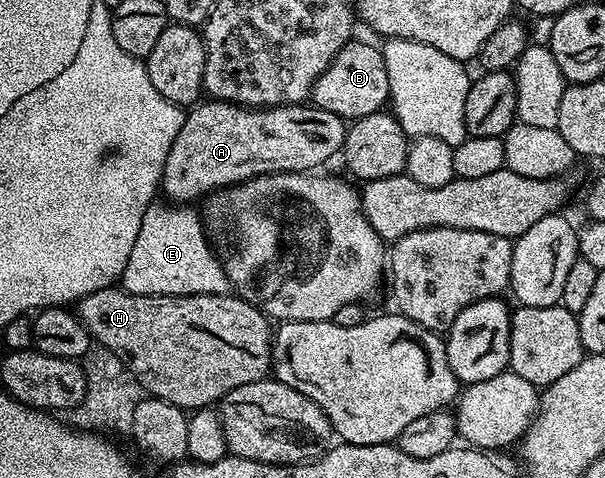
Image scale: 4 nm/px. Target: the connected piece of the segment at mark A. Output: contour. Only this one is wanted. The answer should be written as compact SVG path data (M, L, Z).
M215 99L205 100L203 103L197 104L185 116L182 123L182 131L178 131L178 139L174 139L174 147L170 147L170 155L166 155L166 167L162 171L162 179L160 180L160 189L162 190L169 202L172 203L196 203L201 199L207 198L216 192L217 189L227 189L233 185L243 185L245 181L252 177L261 177L267 173L307 173L309 171L319 170L319 165L324 165L332 156L339 154L344 148L344 135L346 132L346 122L344 118L334 115L330 111L322 111L317 109L311 103L301 103L298 105L273 105L270 109L249 109L242 105L232 105L229 101L217 101Z

